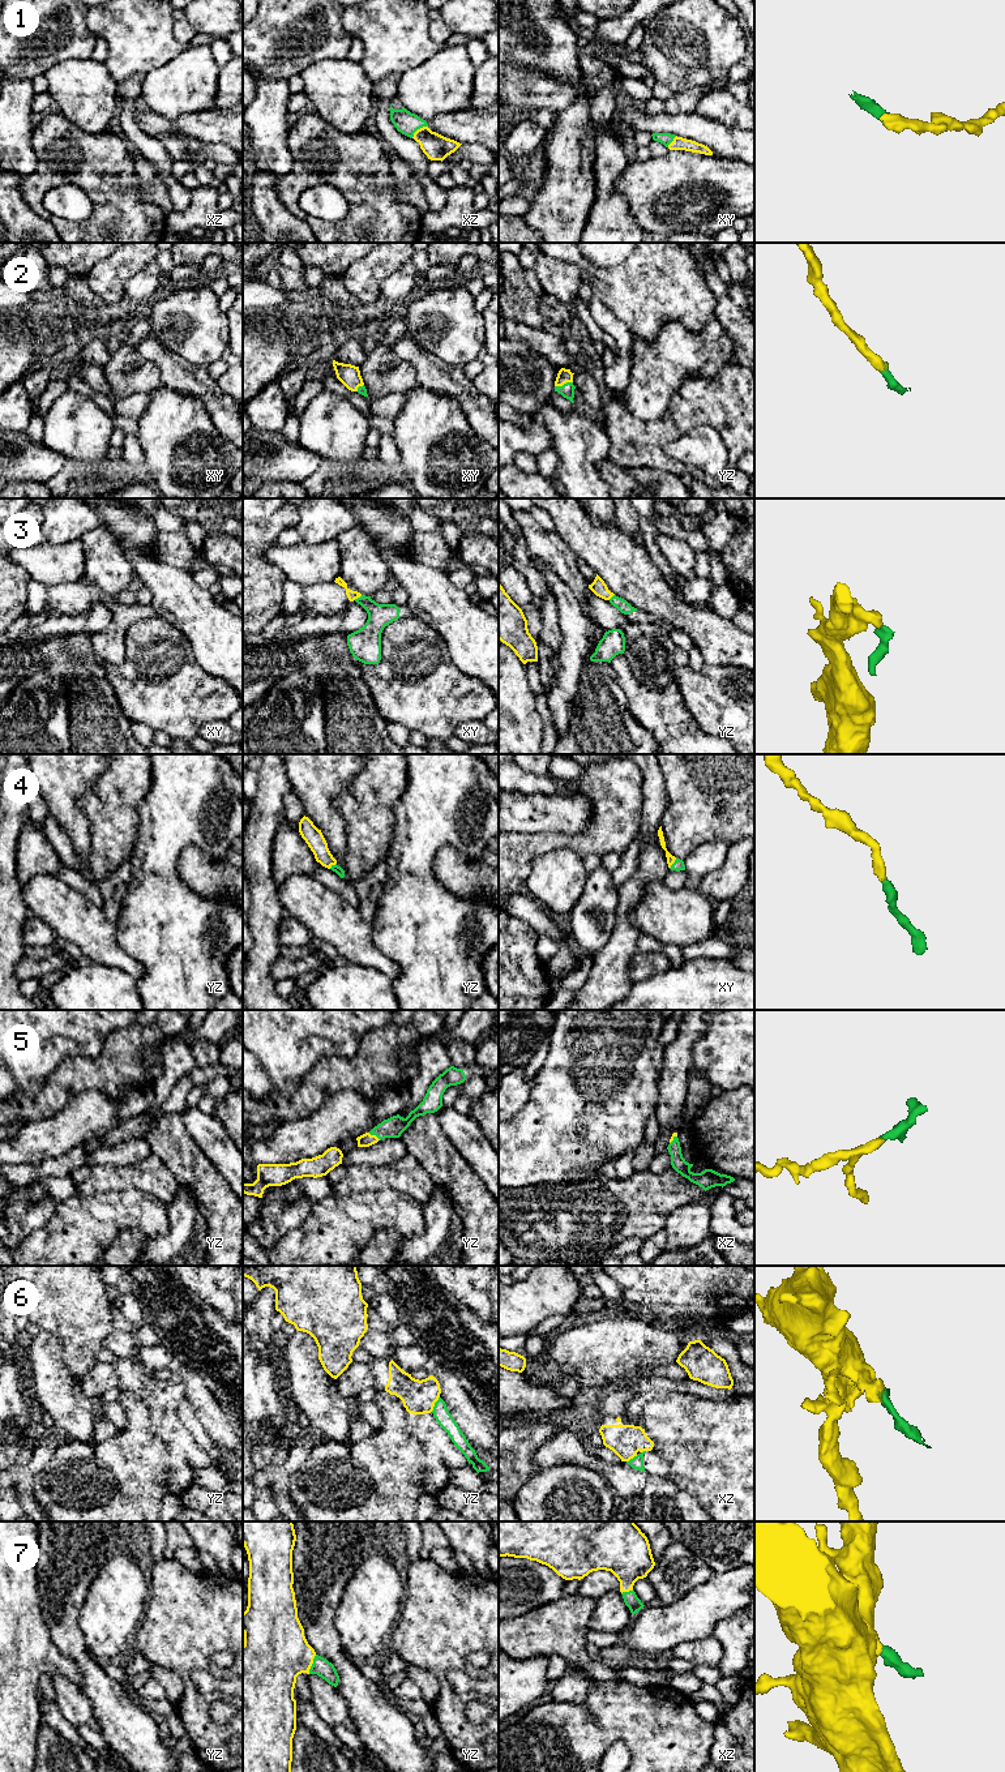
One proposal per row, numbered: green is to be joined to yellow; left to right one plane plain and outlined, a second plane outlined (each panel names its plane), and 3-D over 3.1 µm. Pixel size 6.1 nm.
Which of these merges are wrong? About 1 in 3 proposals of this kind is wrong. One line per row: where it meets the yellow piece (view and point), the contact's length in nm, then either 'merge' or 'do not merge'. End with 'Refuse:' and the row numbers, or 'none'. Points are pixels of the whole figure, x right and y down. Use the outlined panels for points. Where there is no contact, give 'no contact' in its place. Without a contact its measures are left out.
1: xz (418, 129) | 130 nm | merge
2: yz (563, 384) | 120 nm | merge
3: xy (358, 596) | 60 nm | merge
4: xy (672, 863) | 80 nm | merge
5: yz (375, 1135) | 90 nm | merge
6: yz (433, 1404) | 110 nm | do not merge
7: yz (312, 1663) | 130 nm | merge
Refuse: 6

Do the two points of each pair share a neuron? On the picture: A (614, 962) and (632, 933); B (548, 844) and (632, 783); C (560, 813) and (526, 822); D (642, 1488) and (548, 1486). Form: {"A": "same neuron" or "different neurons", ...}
{"A": "same neuron", "B": "same neuron", "C": "same neuron", "D": "different neurons"}

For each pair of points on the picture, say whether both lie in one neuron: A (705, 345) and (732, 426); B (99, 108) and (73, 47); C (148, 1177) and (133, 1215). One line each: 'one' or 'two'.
A: two
B: two
C: two

